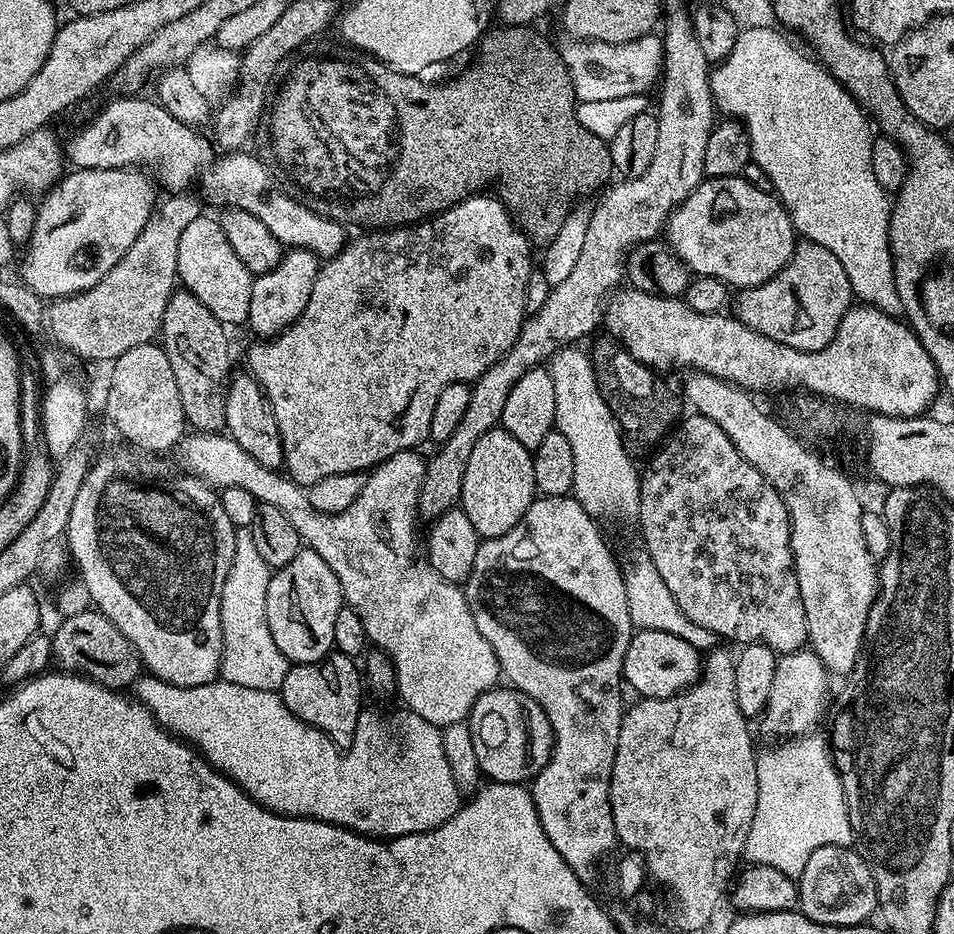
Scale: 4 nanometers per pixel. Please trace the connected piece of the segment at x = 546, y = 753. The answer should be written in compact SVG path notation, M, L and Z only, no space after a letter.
M497 686L479 696L466 723L473 738L478 766L489 781L527 785L546 766L552 753L552 727L546 710L517 688Z

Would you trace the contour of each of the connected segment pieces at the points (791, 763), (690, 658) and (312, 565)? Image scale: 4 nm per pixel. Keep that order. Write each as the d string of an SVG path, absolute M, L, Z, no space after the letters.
M817 734L781 741L772 750L757 755L758 803L754 821L744 843L743 859L749 865L764 865L799 879L806 861L822 846L849 847L852 827L841 778L832 761L829 743Z
M639 630L633 635L624 659L623 683L628 684L645 700L670 698L684 692L700 678L702 652L695 644L662 634L662 630Z
M307 546L301 547L300 552L294 554L294 559L286 562L286 566L275 569L270 578L270 586L266 586L266 622L278 650L282 650L284 657L292 664L318 662L333 651L334 621L338 618L338 610L343 607L344 595L334 570L326 566L322 554Z

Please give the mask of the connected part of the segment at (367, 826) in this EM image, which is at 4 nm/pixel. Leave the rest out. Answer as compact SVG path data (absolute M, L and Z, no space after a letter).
M142 674L136 679L134 696L152 711L165 730L191 744L248 797L280 816L305 816L307 820L337 824L369 838L391 838L434 830L462 806L462 791L446 758L443 731L413 712L404 710L401 716L387 720L376 712L361 711L352 744L341 751L322 730L311 728L290 714L279 691L250 690L223 678L183 688L157 676Z

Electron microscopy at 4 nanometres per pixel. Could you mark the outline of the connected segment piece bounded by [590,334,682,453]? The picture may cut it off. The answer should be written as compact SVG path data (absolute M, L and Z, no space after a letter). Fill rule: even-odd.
M600 335L591 341L593 344L592 348L590 347L590 359L593 368L596 369L596 381L602 398L610 406L618 422L620 436L625 445L630 446L633 453L648 451L651 453L677 427L682 416L681 393L677 389L675 392L674 389L667 388L656 377L659 375L655 371L637 366L636 359L613 336ZM620 368L628 369L623 372Z

